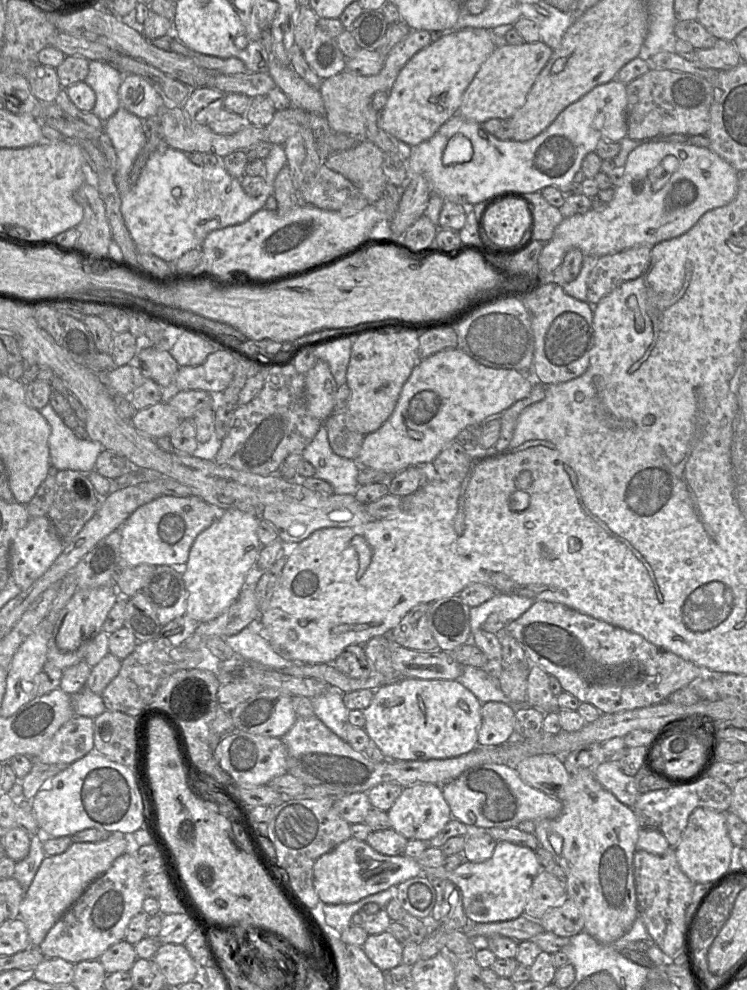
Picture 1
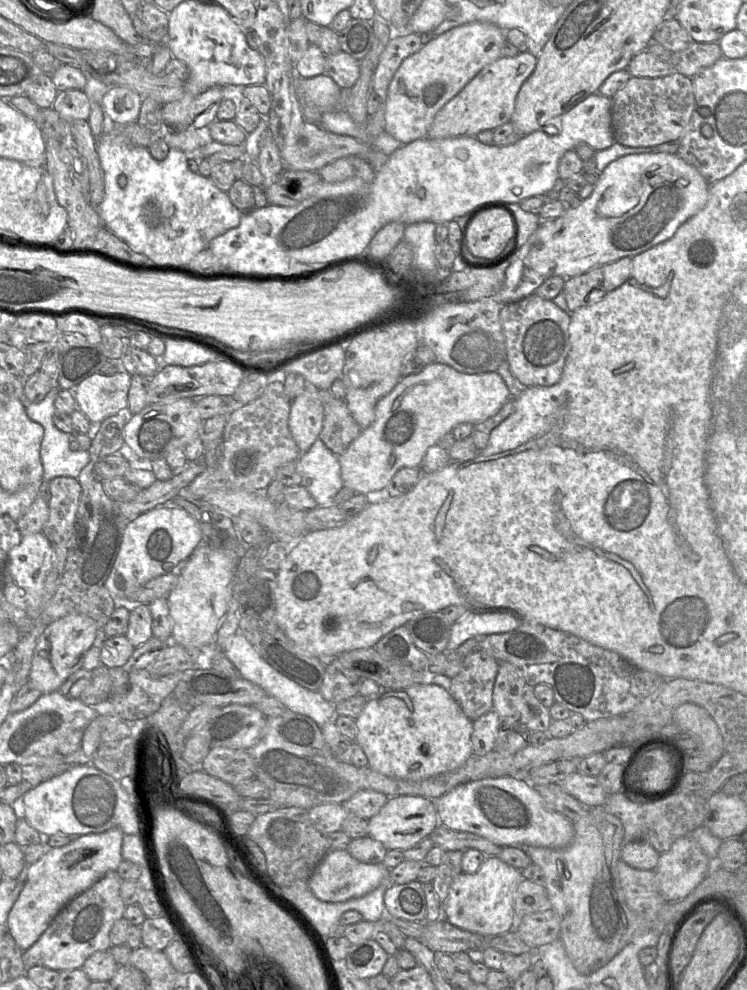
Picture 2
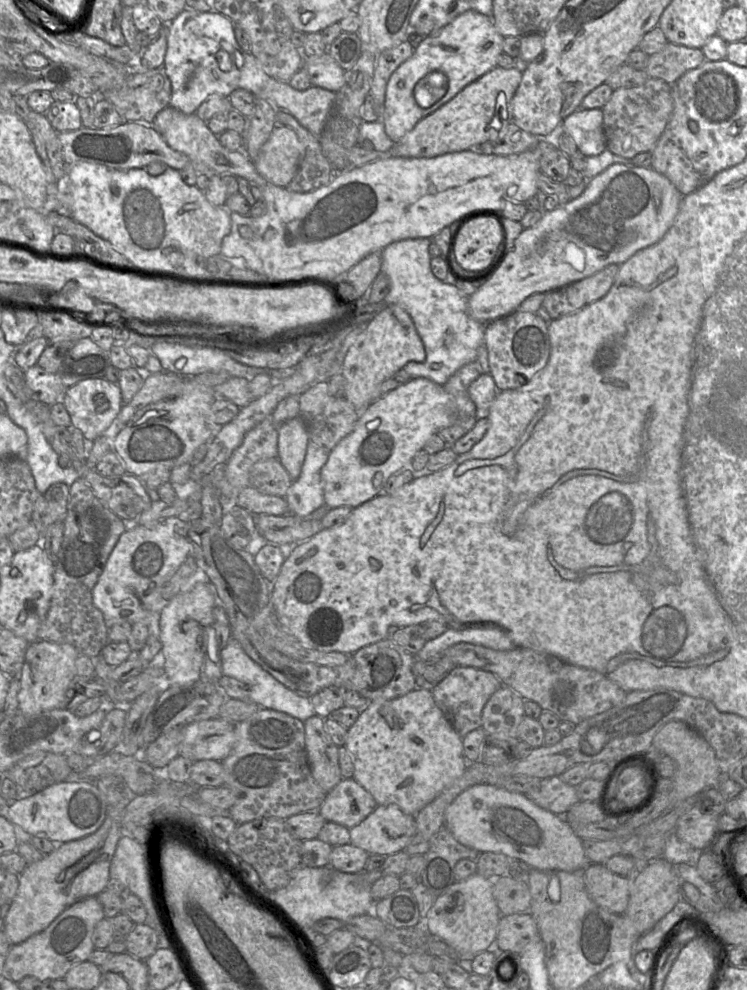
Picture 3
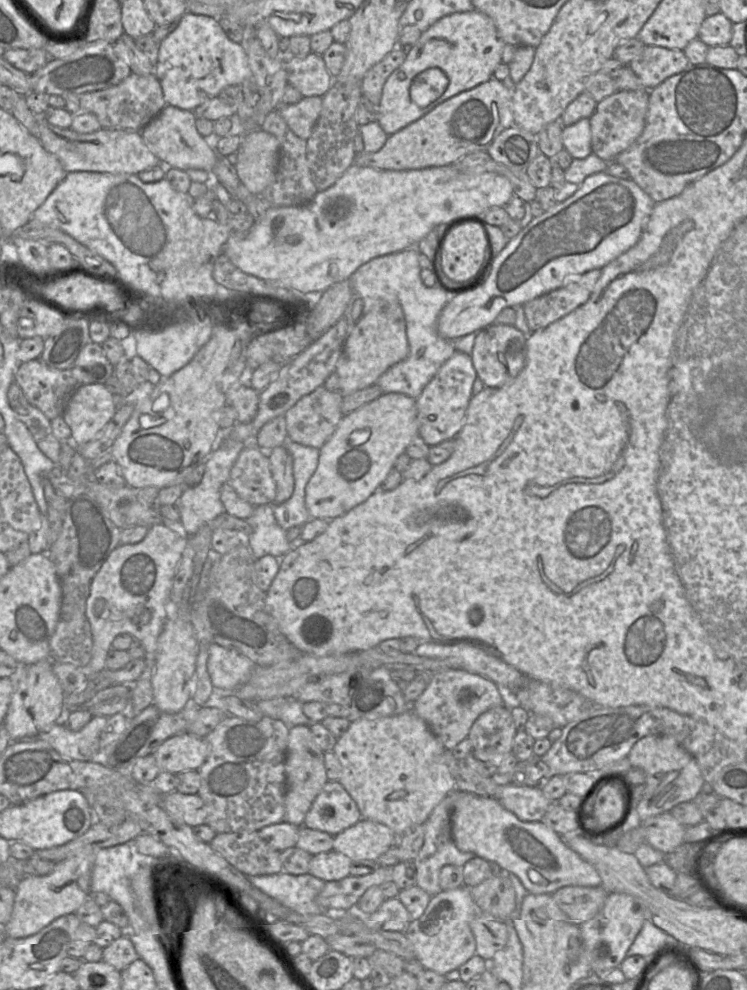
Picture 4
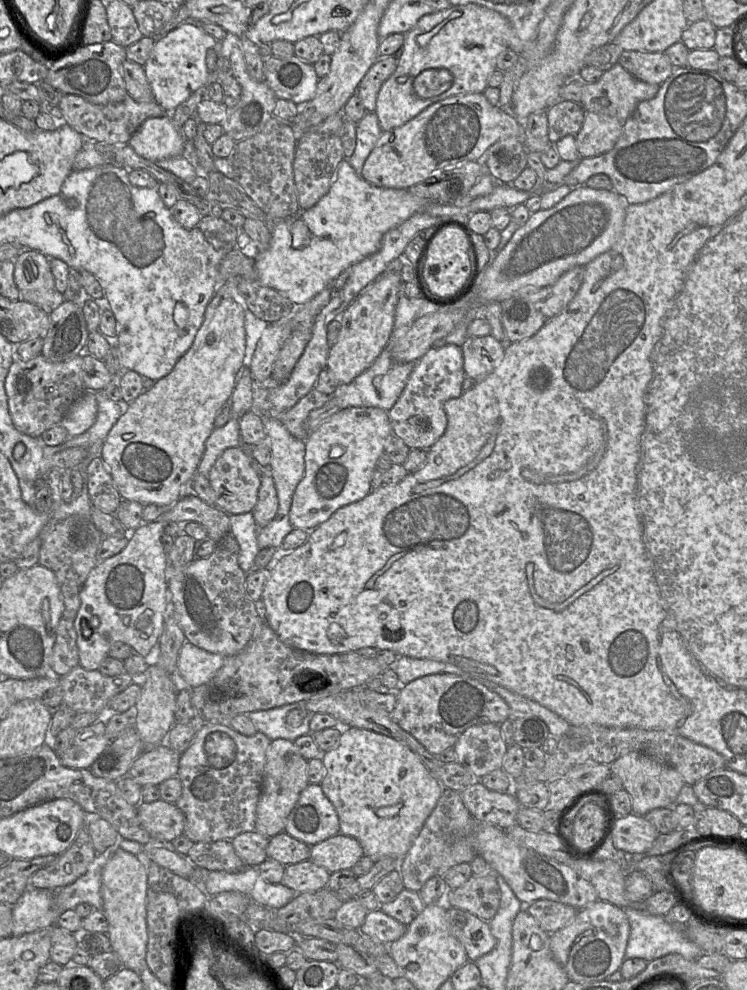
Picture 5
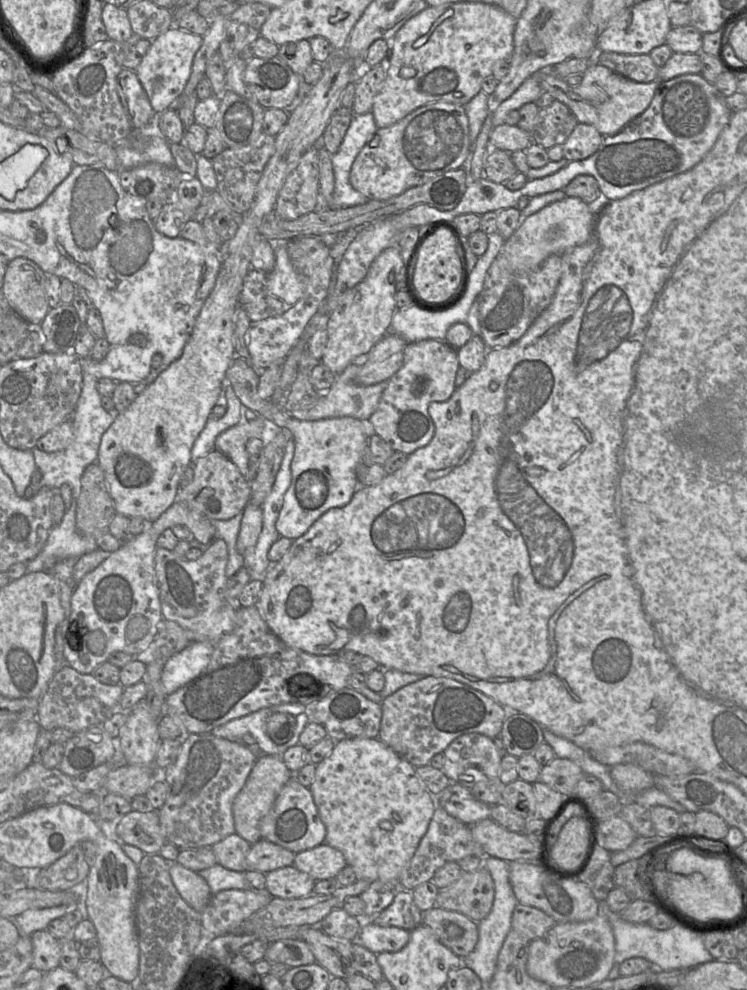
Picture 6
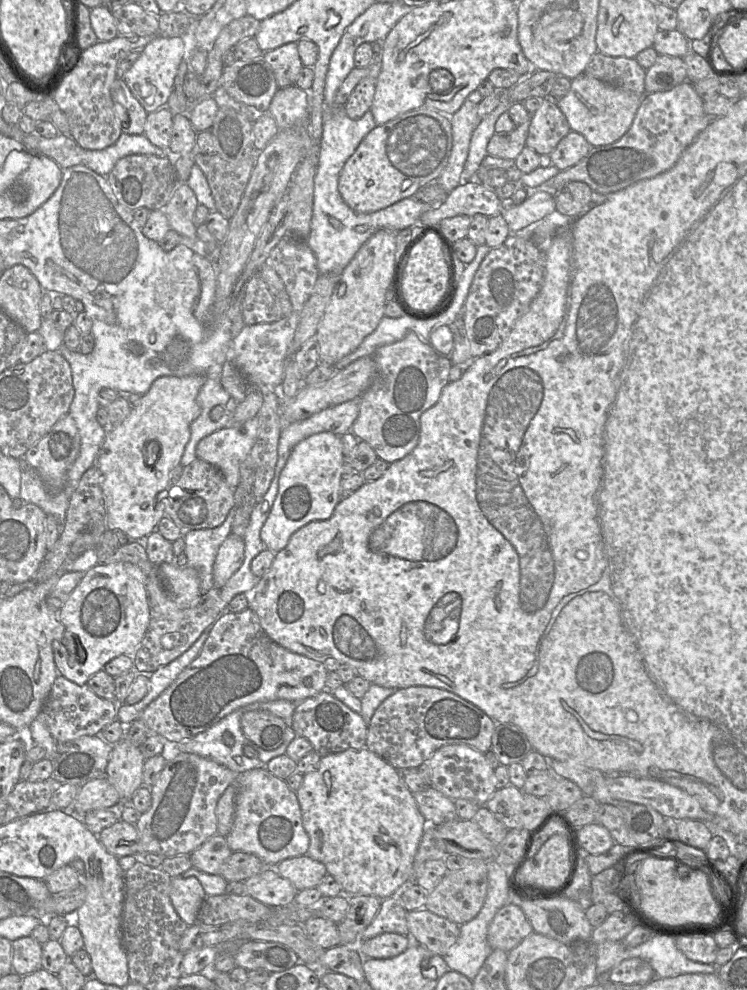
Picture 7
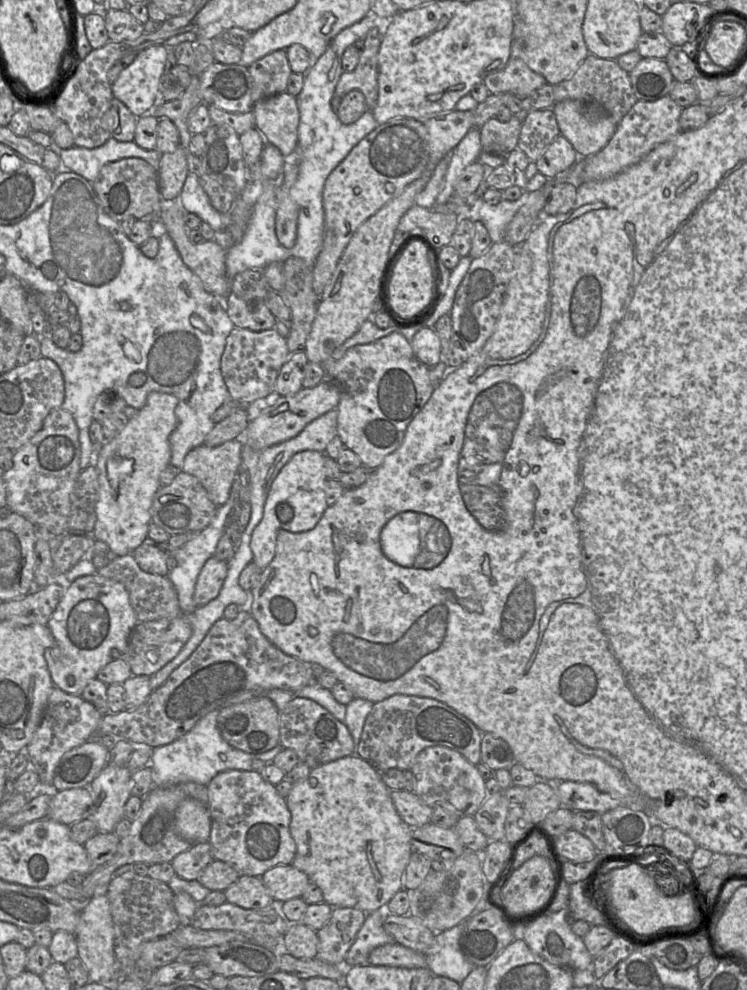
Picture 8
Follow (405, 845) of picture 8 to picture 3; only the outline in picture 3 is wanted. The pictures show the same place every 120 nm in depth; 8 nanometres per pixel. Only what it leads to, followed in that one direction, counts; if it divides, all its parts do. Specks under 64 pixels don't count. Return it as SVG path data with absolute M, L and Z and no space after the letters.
M415 688L392 700L368 703L348 729L344 747L353 757L352 778L373 796L377 806L395 804L414 816L460 778L468 765L463 754L463 738L437 706L432 690L425 688Z

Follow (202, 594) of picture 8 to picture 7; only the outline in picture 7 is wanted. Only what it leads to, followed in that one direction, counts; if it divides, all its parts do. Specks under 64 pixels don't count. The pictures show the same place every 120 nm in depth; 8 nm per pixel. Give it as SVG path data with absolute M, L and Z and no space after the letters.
M230 534L220 546L213 565L214 586L221 588L244 561L244 539Z

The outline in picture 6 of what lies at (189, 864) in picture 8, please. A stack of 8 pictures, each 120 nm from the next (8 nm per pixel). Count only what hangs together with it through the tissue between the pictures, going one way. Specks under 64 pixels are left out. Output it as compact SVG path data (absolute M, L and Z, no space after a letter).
M234 833L215 843L211 848L218 865L229 870L246 872L248 871L246 856L250 851L251 845Z

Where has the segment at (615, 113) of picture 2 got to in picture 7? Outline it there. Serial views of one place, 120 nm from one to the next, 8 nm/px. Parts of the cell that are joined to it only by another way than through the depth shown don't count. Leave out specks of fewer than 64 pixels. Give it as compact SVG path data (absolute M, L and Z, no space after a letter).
M570 131L549 155L552 165L560 171L579 163L592 149L592 145L579 133Z

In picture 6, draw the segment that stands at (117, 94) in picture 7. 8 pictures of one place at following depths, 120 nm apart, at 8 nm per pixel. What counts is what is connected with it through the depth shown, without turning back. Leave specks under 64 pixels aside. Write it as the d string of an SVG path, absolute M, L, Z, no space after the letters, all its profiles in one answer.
M121 69L117 91L132 127L138 129L150 125L155 111L134 70Z

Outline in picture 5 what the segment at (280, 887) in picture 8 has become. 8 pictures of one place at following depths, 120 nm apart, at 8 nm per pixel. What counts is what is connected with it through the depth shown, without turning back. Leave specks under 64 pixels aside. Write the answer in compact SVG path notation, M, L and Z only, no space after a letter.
M337 833L311 846L309 859L330 873L334 873L351 869L363 856L364 851L355 838Z

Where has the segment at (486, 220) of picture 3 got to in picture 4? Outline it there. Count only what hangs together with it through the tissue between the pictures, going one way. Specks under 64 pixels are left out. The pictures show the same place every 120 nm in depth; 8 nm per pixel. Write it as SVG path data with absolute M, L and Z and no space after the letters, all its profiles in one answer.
M472 222L454 227L447 232L440 243L437 260L440 256L440 265L443 273L448 279L458 284L443 284L450 287L459 287L473 277L484 261L487 238L485 228Z

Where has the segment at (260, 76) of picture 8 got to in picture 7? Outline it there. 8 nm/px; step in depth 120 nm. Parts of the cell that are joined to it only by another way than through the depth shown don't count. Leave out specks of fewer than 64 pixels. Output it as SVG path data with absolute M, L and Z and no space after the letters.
M287 43L267 51L263 59L271 67L279 89L294 85L303 67L297 43Z

